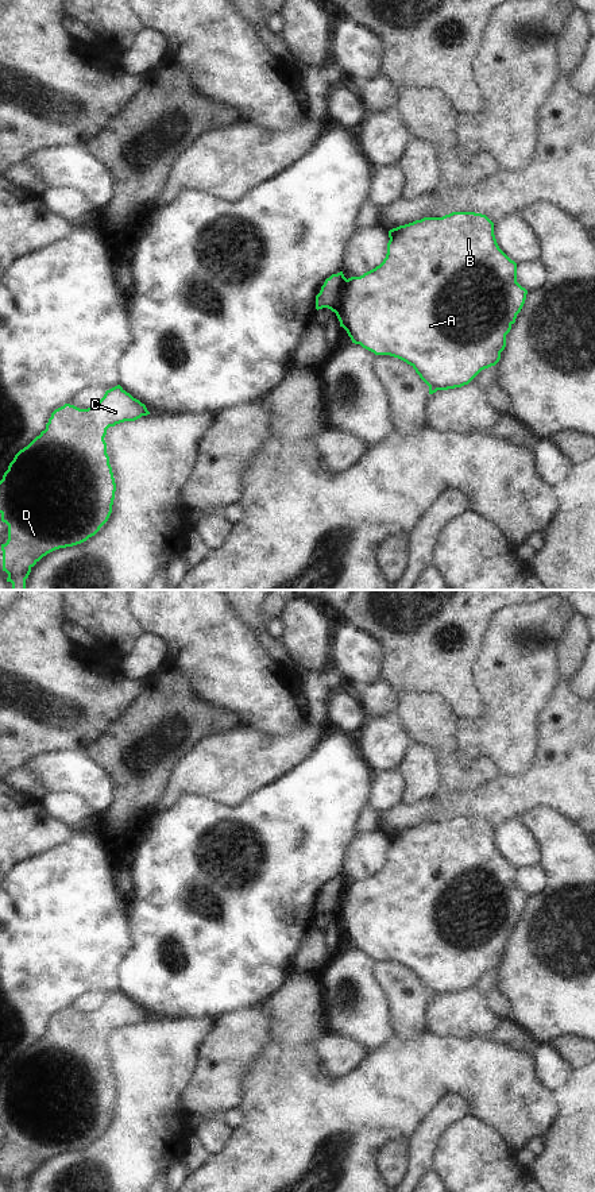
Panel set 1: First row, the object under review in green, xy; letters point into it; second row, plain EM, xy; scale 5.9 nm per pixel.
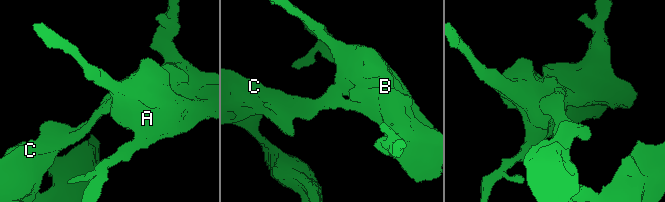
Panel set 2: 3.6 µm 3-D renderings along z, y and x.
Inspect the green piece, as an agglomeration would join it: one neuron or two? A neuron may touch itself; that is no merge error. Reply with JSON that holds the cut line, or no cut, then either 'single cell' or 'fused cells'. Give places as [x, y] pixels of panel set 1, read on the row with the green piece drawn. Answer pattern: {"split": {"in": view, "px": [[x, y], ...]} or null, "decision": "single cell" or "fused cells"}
{"split": {"in": "xy", "px": [[346, 278], [333, 311]]}, "decision": "fused cells"}

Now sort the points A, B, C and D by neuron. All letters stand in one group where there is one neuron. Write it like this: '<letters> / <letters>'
A B / C D

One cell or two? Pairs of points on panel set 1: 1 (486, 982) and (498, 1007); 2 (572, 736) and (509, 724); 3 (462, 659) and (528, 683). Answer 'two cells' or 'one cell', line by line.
1: one cell
2: two cells
3: two cells

